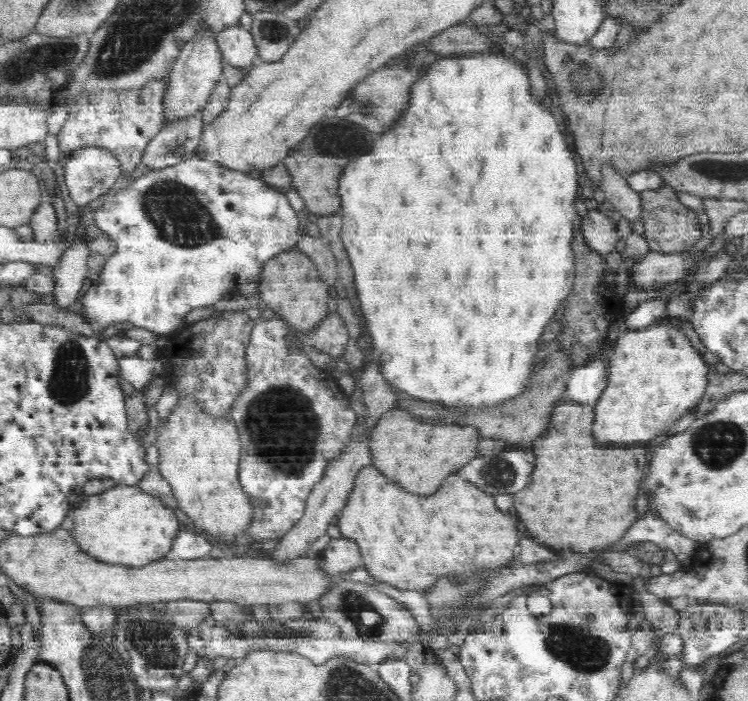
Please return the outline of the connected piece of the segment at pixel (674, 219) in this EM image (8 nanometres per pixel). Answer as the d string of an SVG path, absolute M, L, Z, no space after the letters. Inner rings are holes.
M660 186L658 189L645 190L639 193L641 214L644 223L644 235L649 250L659 253L683 253L700 240L700 222L696 212L690 207L684 206L672 187Z

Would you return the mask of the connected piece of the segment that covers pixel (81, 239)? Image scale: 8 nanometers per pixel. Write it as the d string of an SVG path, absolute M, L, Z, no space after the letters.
M87 204L78 208L78 223L76 236L72 244L59 257L58 263L54 264L52 280L52 298L56 311L60 313L74 313L70 306L74 306L80 298L82 282L87 276L87 260L91 254L90 241L86 232L86 226L96 224L96 210L90 210Z

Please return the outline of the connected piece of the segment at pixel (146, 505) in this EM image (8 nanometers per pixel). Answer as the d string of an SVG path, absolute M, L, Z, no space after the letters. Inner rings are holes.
M118 484L101 494L81 499L69 516L74 522L72 534L85 553L106 564L140 568L171 556L174 539L182 532L174 511L156 496L143 492L138 485Z

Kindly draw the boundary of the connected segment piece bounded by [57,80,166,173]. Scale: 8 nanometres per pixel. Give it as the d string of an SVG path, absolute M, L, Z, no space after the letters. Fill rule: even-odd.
M165 82L150 83L140 91L98 93L93 97L80 95L57 134L62 154L70 156L82 146L109 148L121 162L123 170L131 173L138 166L148 140L163 127L162 94Z

